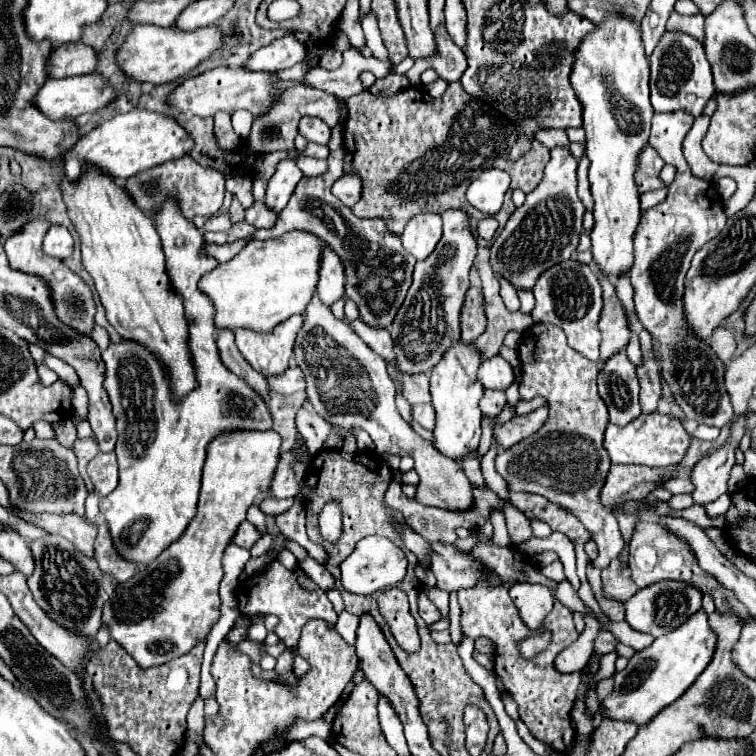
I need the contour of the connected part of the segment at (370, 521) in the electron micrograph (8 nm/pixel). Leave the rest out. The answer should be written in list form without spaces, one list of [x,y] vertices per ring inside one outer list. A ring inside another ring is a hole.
[[[325,449],[313,457],[313,461],[307,469],[307,477],[305,477],[305,481],[311,487],[311,493],[307,497],[307,509],[321,509],[323,501],[327,501],[327,499],[339,499],[341,507],[343,507],[343,535],[337,545],[321,539],[318,530],[318,512],[306,511],[307,535],[311,541],[322,545],[327,550],[329,559],[325,563],[325,569],[329,569],[335,579],[339,579],[339,561],[353,552],[359,539],[369,537],[369,535],[383,535],[395,543],[395,539],[399,537],[393,531],[393,527],[389,525],[385,507],[383,507],[383,495],[385,495],[385,489],[387,489],[391,477],[393,477],[391,467],[377,453],[361,453],[361,455],[355,455],[355,459],[347,461],[341,457],[339,451]]]

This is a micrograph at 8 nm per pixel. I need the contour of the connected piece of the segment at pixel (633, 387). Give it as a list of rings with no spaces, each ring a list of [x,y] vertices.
[[[619,351],[619,355],[613,355],[609,363],[601,363],[597,385],[601,399],[609,409],[611,423],[627,425],[641,413],[635,365],[623,351]]]

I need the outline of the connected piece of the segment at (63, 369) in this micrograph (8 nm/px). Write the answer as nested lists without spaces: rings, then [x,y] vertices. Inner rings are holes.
[[[47,353],[43,364],[47,365],[49,369],[53,369],[53,371],[59,375],[59,379],[61,379],[61,381],[67,381],[73,389],[79,385],[79,377],[77,377],[75,369],[73,369],[71,365],[67,365],[65,361],[61,361],[61,359],[57,359],[57,357],[53,357],[53,355]]]

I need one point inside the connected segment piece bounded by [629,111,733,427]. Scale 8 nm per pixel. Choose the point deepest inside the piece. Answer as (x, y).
(669, 234)

